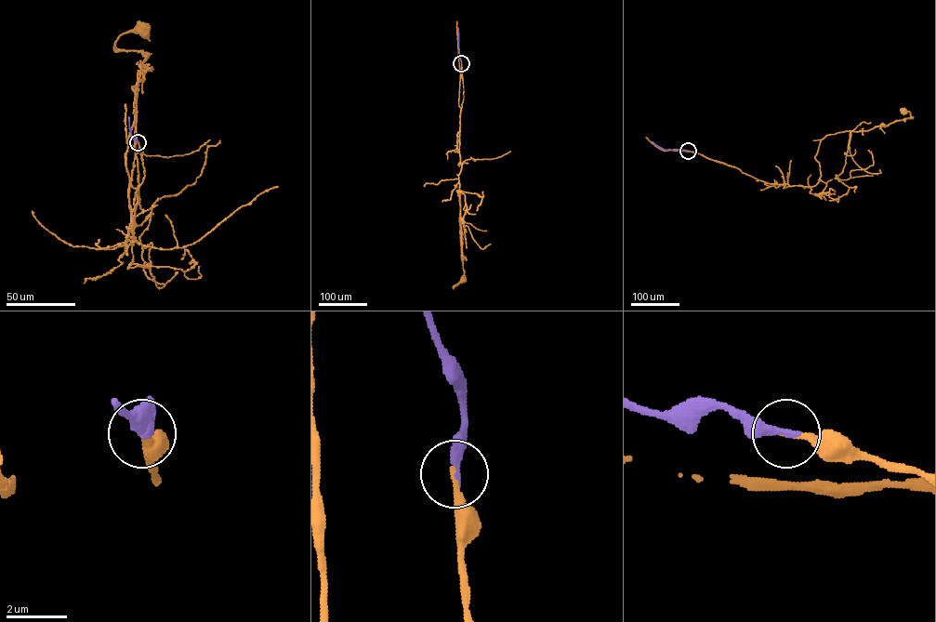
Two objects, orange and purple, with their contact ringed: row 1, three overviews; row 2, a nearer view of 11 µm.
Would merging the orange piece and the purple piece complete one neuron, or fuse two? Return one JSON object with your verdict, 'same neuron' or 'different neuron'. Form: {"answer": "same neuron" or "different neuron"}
{"answer": "same neuron"}

